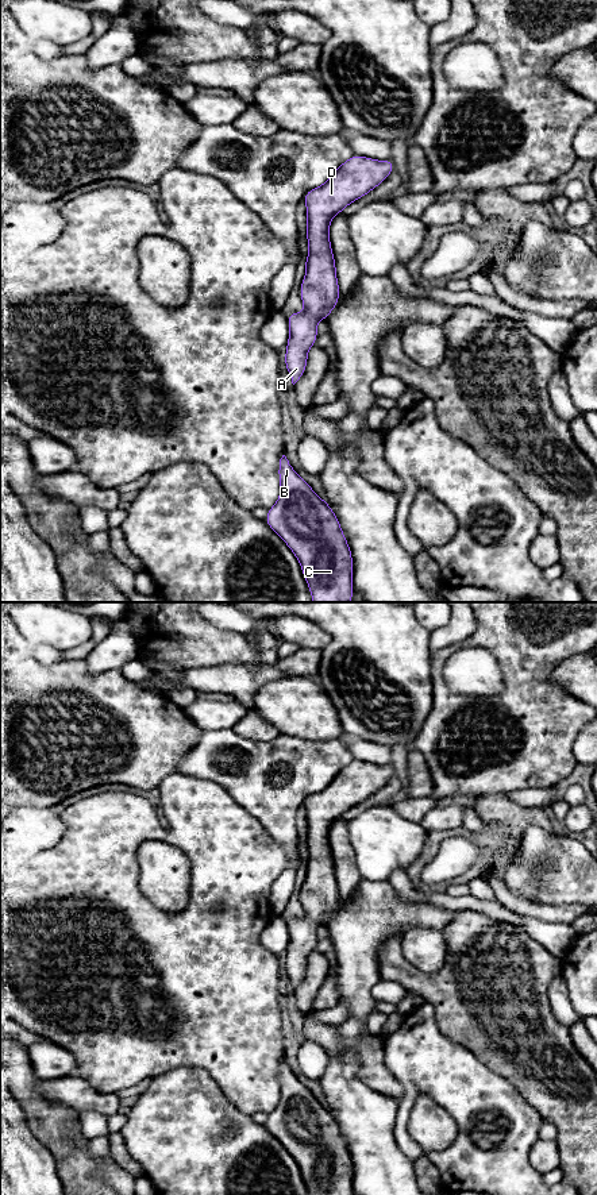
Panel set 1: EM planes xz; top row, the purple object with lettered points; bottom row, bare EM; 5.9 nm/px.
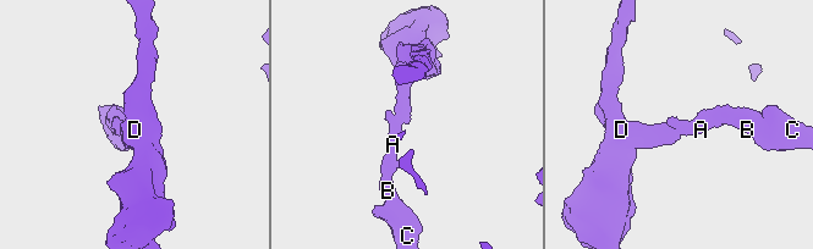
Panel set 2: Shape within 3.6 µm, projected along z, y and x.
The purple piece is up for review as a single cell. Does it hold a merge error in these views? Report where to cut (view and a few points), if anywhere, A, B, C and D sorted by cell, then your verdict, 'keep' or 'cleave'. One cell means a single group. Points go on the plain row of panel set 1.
cut none; groups A B C D; keep

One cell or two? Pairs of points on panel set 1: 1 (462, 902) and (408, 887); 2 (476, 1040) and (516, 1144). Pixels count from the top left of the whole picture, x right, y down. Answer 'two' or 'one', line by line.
1: one
2: two

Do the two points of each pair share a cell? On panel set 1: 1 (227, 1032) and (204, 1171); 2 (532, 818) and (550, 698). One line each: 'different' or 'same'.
1: different
2: different

